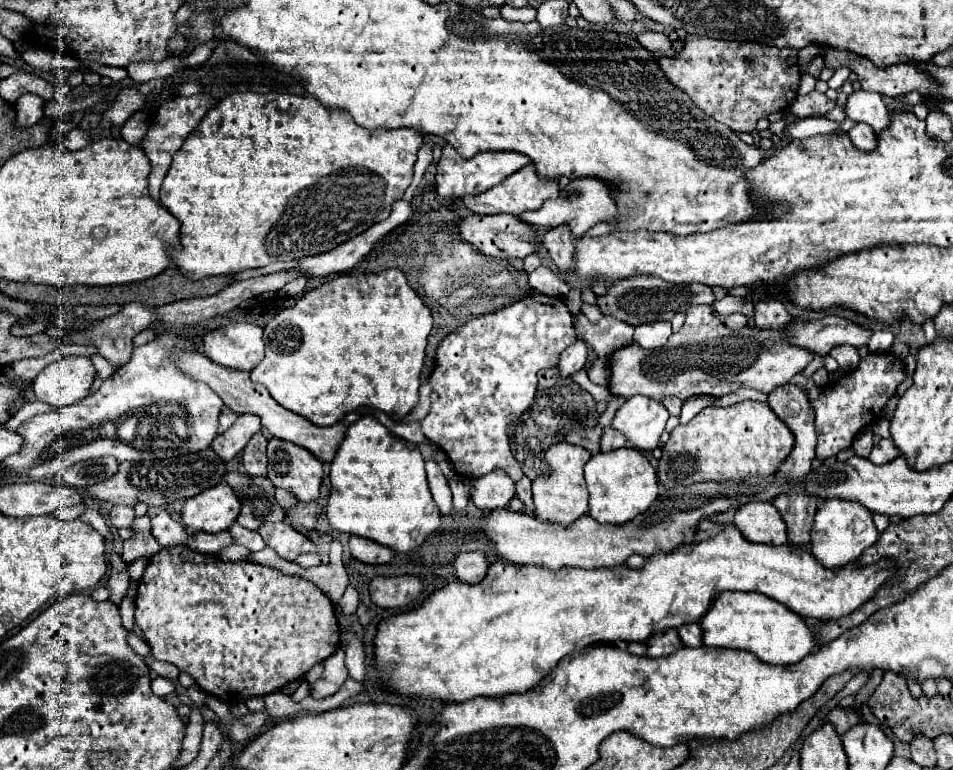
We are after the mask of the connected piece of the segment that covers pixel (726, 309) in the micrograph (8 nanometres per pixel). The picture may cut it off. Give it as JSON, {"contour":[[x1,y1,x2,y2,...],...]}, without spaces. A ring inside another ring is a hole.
{"contour":[[726,295,722,301,716,301,714,303,714,309,720,317,726,317,726,315,732,315,732,313,742,313,746,317,754,317,754,303,752,299,746,299,746,297,730,297]]}

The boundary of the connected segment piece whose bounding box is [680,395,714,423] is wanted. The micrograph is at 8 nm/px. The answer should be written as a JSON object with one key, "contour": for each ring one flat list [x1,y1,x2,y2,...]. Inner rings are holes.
{"contour":[[698,395,698,397,690,397,684,401,682,405,682,413,680,413,680,423,688,423,696,413,700,413,702,409,710,407,714,403,712,397,704,397,704,395]]}

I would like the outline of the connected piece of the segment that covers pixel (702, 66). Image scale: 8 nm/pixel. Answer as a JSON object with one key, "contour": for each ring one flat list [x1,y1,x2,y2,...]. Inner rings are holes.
{"contour":[[688,35,684,41,684,51,678,53,674,59,660,57,660,67,678,89,686,91,694,99,694,103,708,113,708,117,728,125,732,131,744,131,744,133,752,133,756,129,758,119,768,117,770,113,782,111,784,107,792,105,792,101,798,95,798,83,800,83,796,49,778,49,752,41,736,43,736,41,712,39,700,35]]}

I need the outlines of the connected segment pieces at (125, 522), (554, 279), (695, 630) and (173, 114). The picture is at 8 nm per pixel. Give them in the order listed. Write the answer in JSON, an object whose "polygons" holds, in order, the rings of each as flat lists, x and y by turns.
{"polygons":[[[114,505,114,507,110,509,110,521,112,521,112,525,114,525,116,529,120,529,120,527,130,527,134,519,136,519,134,509,128,507,128,505]],[[540,265,532,273,528,273,528,283,534,291,540,291,548,297,564,297,570,291,568,283,562,281,558,277,558,273,554,273,552,269,548,269,544,265]],[[698,623,680,625,678,627,678,635,680,635,680,641,686,647,700,647,702,645,702,631,700,631,700,625]],[[198,93,198,95,192,95,192,97,174,97,174,99,168,99,164,101,150,117,150,127,148,127,148,133,146,137,142,139,142,149,144,153,148,155,150,163,152,163,152,173,148,177,150,181,150,195,154,199,158,199,158,193,160,193,160,185,162,185,162,179,170,167,170,161,172,161,172,155,180,149,180,145,186,141,186,137,194,131,194,127,202,121,202,117,212,109,216,107,218,99,214,99,212,95,206,95,206,93]]]}

